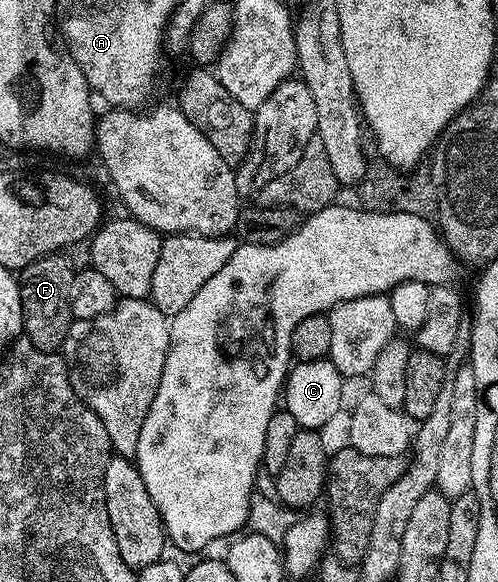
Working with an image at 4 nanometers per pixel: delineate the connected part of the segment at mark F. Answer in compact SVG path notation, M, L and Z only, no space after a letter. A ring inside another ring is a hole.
M63 255L42 257L29 263L18 274L19 298L23 312L23 333L37 347L46 353L62 350L63 340L71 329L71 284L76 270L71 269Z

